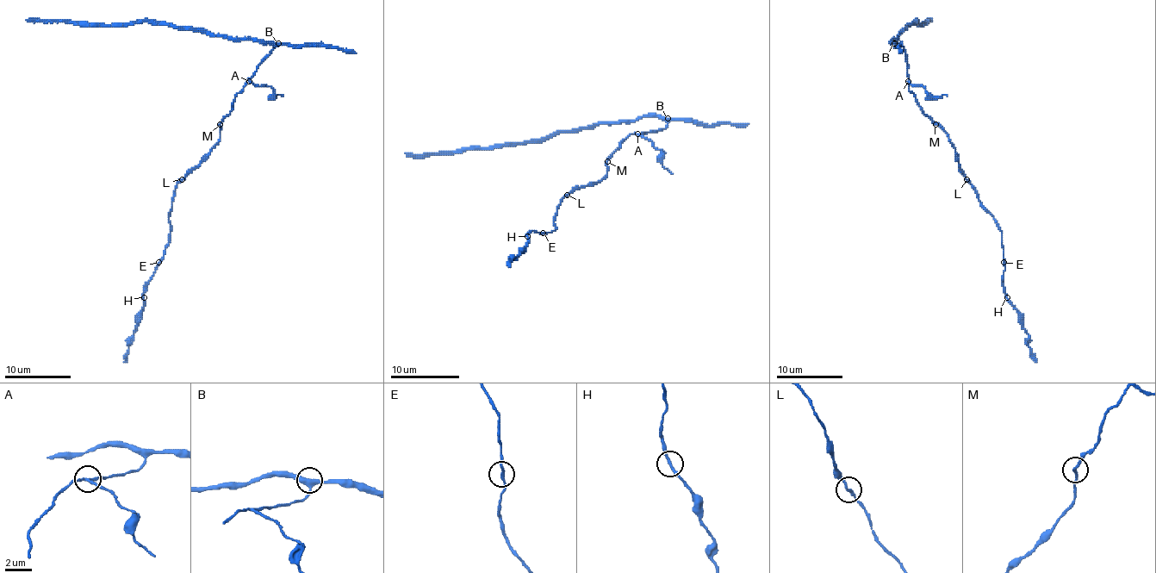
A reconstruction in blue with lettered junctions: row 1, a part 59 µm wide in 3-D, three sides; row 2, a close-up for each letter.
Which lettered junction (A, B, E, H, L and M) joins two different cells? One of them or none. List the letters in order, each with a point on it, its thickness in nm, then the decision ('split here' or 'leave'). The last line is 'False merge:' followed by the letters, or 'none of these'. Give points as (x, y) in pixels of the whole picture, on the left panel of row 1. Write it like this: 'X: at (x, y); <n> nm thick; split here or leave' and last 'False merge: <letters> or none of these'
A: at (249, 81); 200 nm thick; split here
B: at (278, 43); 360 nm thick; leave
E: at (158, 262); 200 nm thick; leave
H: at (144, 297); 200 nm thick; leave
L: at (182, 179); 190 nm thick; leave
M: at (220, 124); 190 nm thick; leave
False merge: A

